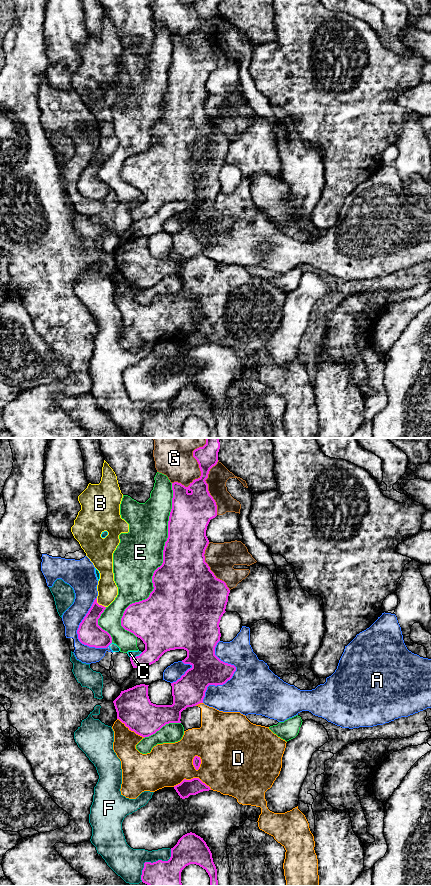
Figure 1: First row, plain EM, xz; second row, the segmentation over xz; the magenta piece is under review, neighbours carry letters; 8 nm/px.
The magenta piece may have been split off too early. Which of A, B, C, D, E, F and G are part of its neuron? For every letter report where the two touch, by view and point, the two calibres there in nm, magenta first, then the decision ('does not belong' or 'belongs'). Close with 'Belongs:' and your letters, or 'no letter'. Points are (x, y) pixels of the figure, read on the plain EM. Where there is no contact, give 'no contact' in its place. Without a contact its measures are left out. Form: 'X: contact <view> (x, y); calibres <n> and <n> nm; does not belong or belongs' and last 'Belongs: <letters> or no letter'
A: contact xz (232, 227); calibres 260 and 400 nm; does not belong
B: contact xz (98, 156); calibres 190 and 160 nm; does not belong
C: contact xz (136, 208); calibres 280 and 50 nm; does not belong
D: contact xz (192, 331); calibres 130 and 360 nm; does not belong
E: contact xz (158, 119); calibres 480 and 360 nm; does not belong
F: contact xz (153, 414); calibres 280 and 260 nm; does not belong
G: contact xz (201, 27); calibres 260 and 280 nm; does not belong
Belongs: no letter

